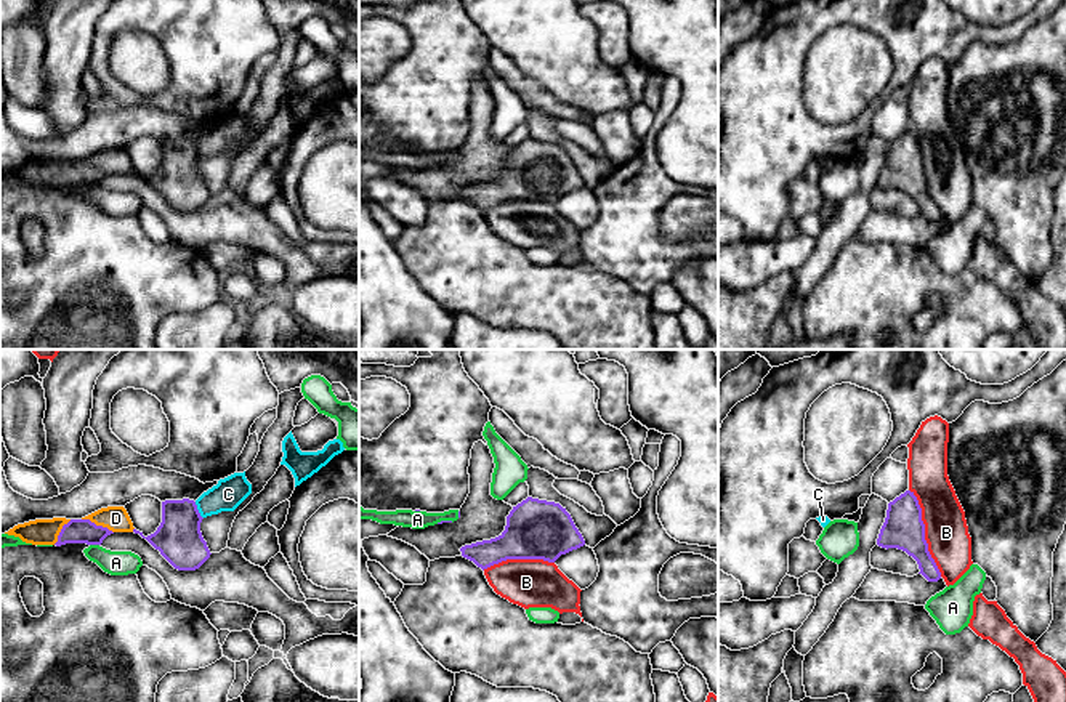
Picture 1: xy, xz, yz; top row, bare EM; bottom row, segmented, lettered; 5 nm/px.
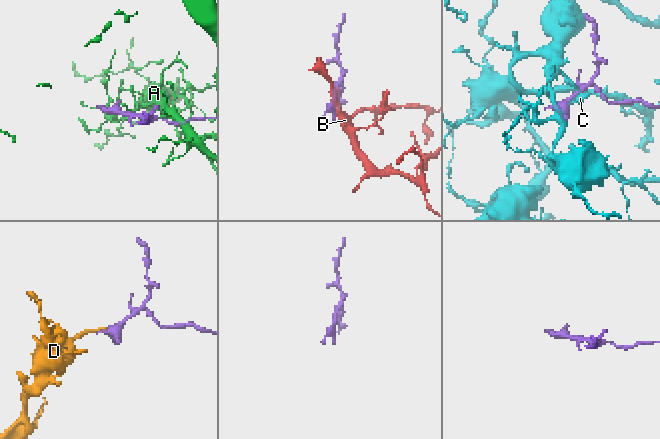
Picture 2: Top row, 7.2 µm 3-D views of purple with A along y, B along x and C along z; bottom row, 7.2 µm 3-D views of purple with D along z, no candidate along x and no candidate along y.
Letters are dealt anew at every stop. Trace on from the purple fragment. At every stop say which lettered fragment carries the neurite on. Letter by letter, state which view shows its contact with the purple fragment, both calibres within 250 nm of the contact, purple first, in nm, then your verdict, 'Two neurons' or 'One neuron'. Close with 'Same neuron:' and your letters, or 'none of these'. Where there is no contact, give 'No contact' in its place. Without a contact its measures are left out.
A: Touches purple in xy. Thickness 130 nm (purple) against 130 nm. Two neurons
B: Touches purple in yz. Thickness 200 nm (purple) against 220 nm. Two neurons
C: Touches purple in xy. Thickness 240 nm (purple) against 160 nm. Two neurons
D: Touches purple in xy. Thickness 130 nm (purple) against 130 nm. One neuron
Same neuron: D

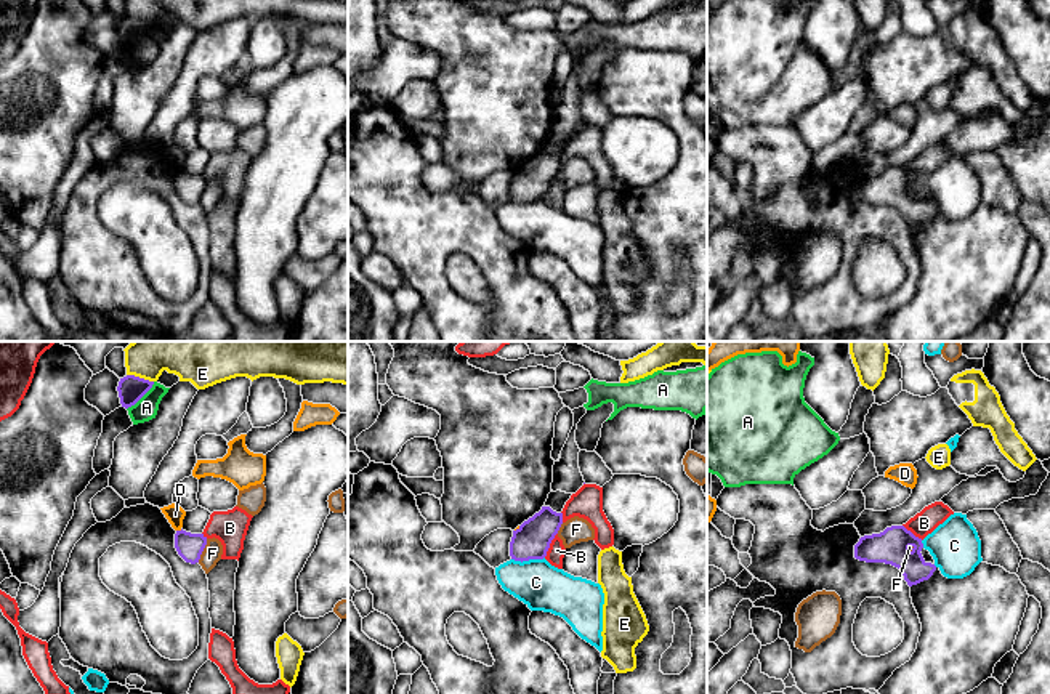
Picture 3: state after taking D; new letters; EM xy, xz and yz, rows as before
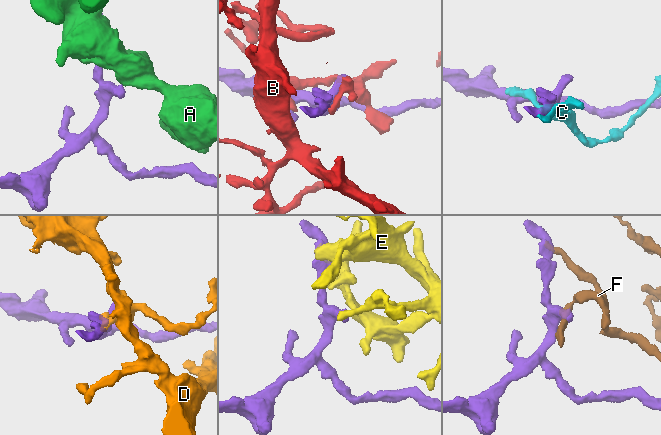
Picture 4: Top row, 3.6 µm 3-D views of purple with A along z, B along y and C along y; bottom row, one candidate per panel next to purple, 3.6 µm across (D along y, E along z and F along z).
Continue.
A: Touches purple in xy. Thickness 130 nm (purple) against 110 nm. Two neurons
B: Touches purple in xz. Thickness 180 nm (purple) against 90 nm. Two neurons
C: Touches purple in xz. Thickness 180 nm (purple) against 240 nm. Two neurons
D: Touches purple in xy. Thickness 140 nm (purple) against 90 nm. Two neurons
E: Touches purple in xy. Thickness 130 nm (purple) against 300 nm. Two neurons
F: Touches purple in xy. Thickness 140 nm (purple) against 100 nm. Two neurons
Same neuron: none of these

